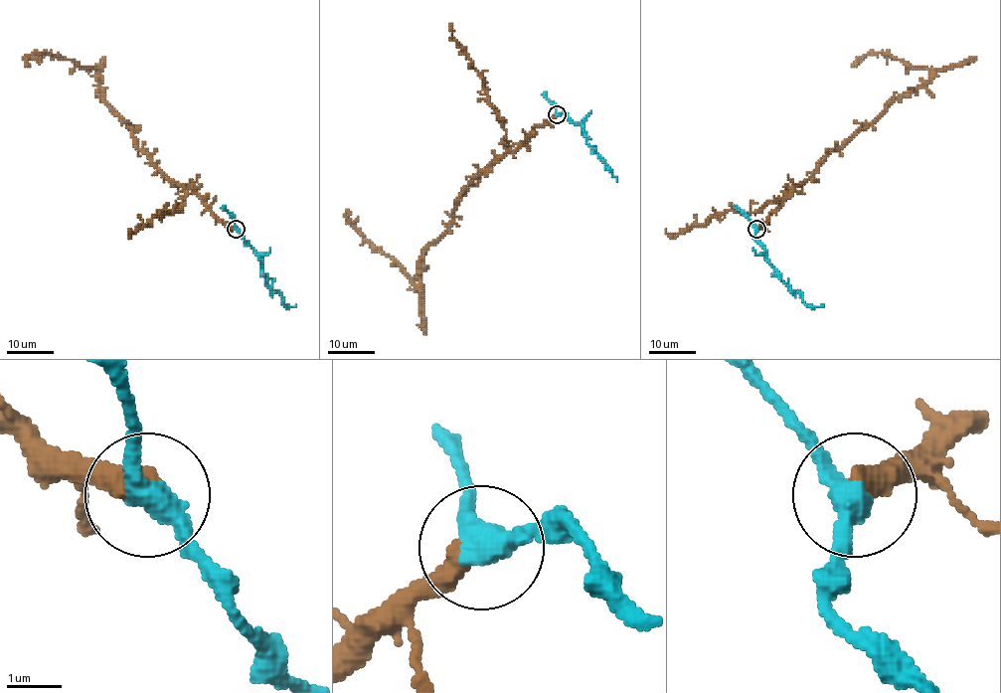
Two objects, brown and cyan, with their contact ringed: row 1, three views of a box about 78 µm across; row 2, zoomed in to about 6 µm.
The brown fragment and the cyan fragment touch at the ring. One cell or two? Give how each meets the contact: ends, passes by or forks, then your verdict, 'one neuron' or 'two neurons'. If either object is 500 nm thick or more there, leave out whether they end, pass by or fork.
brown ends | cyan passes by | two neurons

